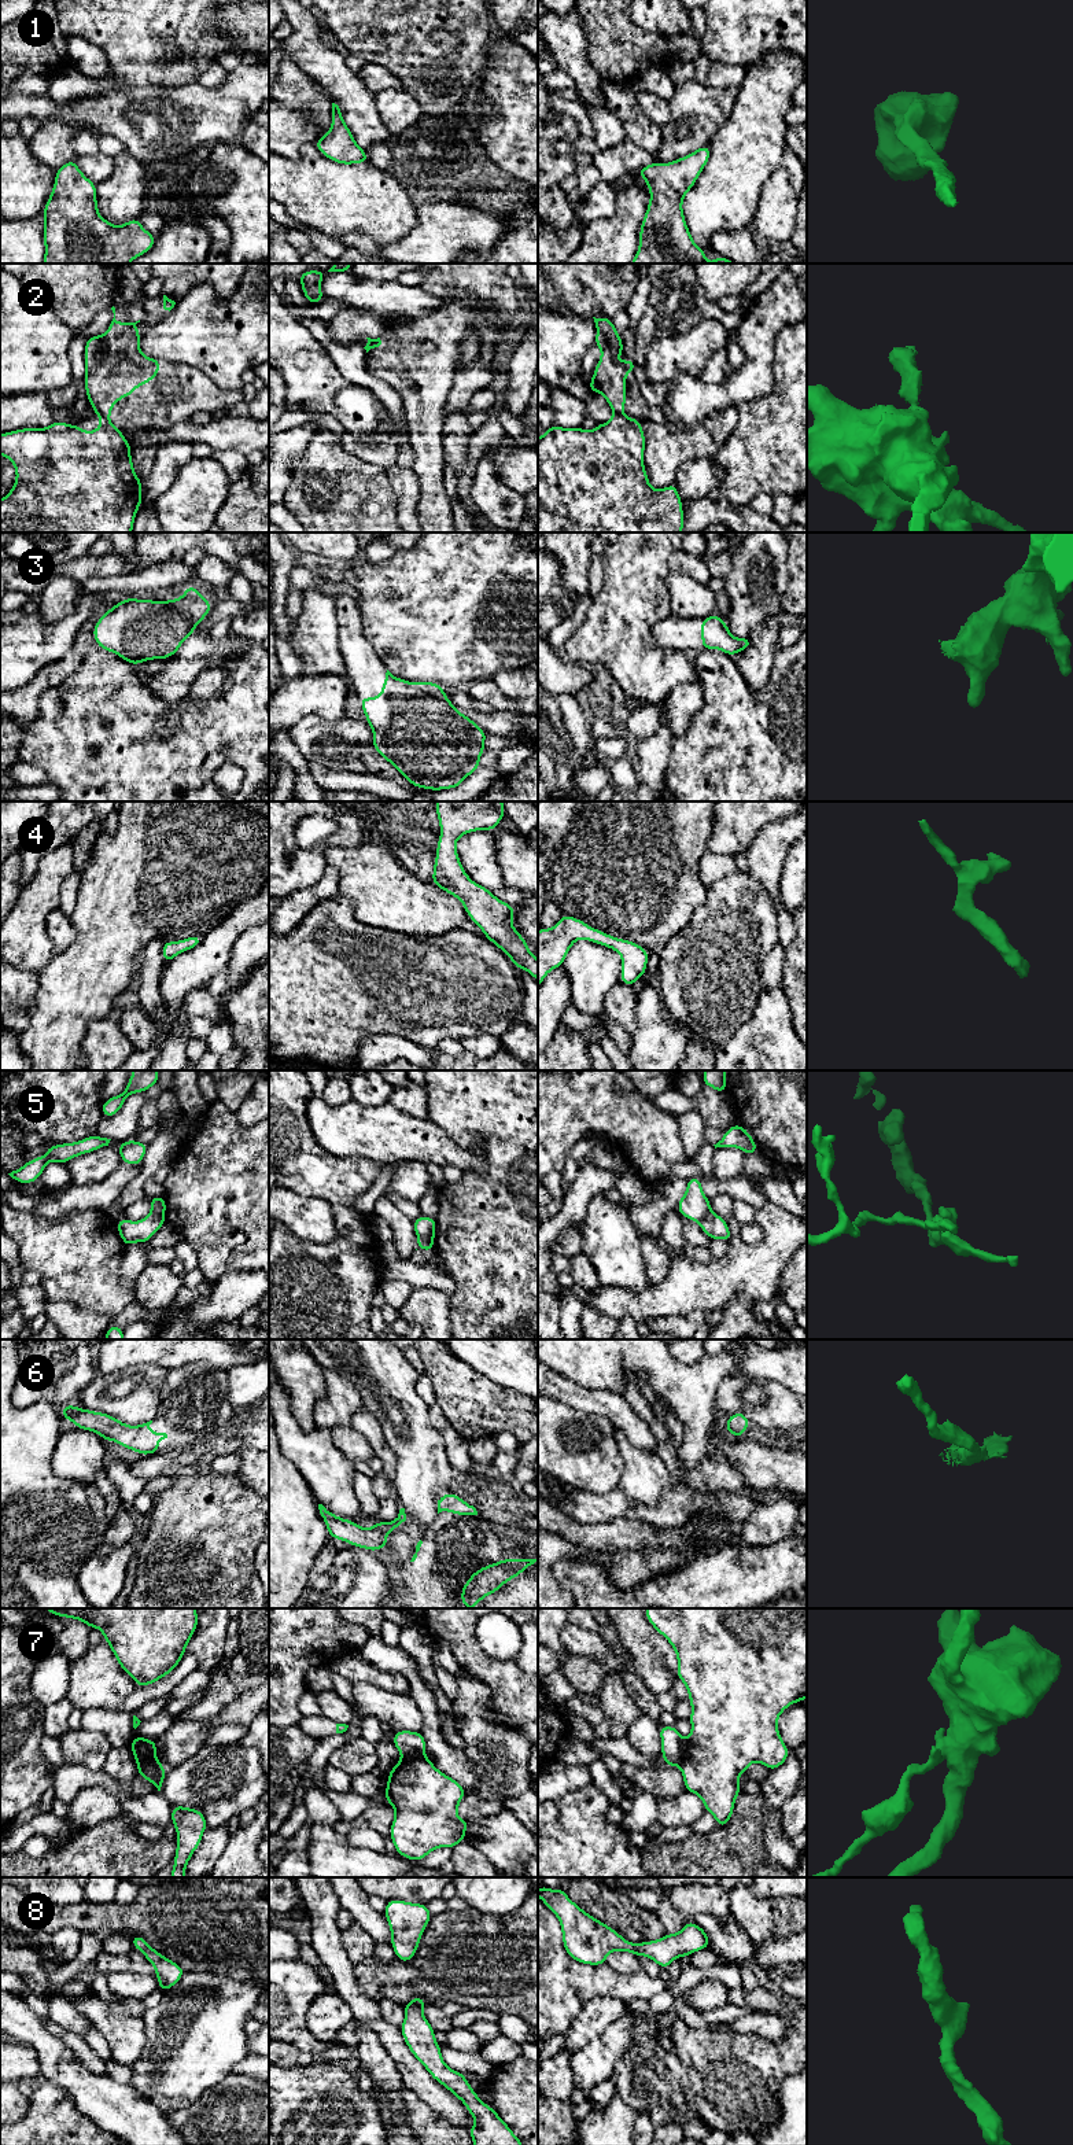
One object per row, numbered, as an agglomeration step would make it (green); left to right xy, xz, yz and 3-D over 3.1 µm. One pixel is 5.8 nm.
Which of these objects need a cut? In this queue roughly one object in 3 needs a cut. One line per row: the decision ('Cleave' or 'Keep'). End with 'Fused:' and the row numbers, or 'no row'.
1: Keep
2: Cleave
3: Keep
4: Keep
5: Cleave
6: Keep
7: Cleave
8: Keep
Fused: 2, 5, 7

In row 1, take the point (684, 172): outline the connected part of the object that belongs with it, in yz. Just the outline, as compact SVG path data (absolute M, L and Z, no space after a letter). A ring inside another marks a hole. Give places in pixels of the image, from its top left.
M707 144L687 156L670 163L653 162L637 172L648 184L650 200L641 224L639 247L631 263L735 263L722 255L718 255L714 262L708 262L705 251L693 242L683 217L683 196L693 188L709 161L709 154L711 150Z

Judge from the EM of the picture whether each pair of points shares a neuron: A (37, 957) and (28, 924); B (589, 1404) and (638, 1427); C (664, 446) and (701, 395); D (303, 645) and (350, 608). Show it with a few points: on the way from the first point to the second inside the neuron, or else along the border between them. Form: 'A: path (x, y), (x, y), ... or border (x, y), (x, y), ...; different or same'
A: path (30, 948), (28, 946), (28, 932); same
B: path (601, 1404), (612, 1405), (626, 1419); same
C: border (708, 416), (690, 427), (671, 427), (667, 424); different
D: border (334, 596), (339, 651); different

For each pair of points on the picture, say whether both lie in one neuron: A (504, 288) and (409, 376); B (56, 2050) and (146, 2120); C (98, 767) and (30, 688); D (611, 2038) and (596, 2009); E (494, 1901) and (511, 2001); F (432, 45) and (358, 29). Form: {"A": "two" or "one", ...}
{"A": "one", "B": "one", "C": "two", "D": "two", "E": "two", "F": "one"}

